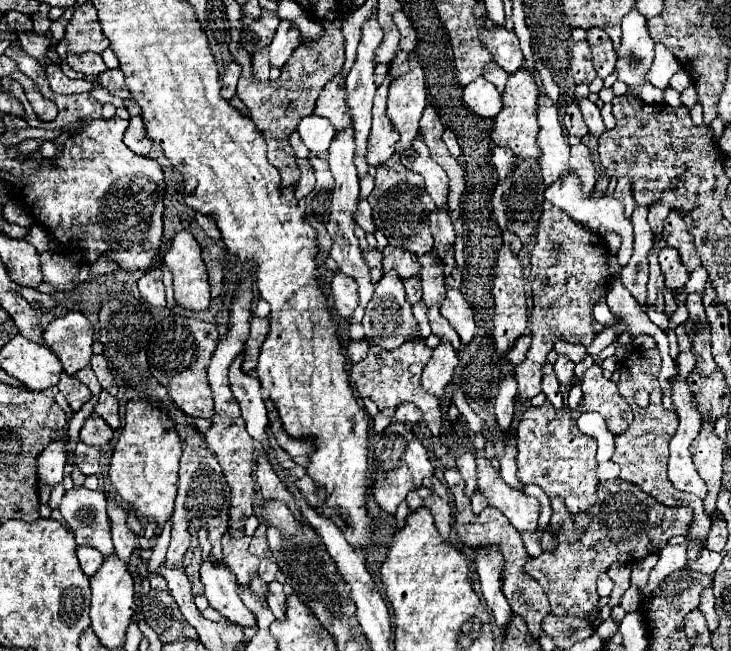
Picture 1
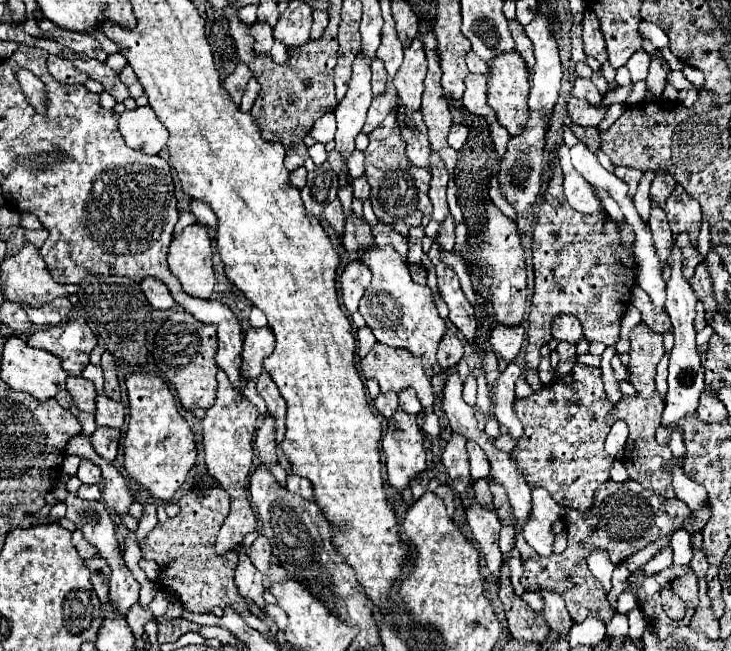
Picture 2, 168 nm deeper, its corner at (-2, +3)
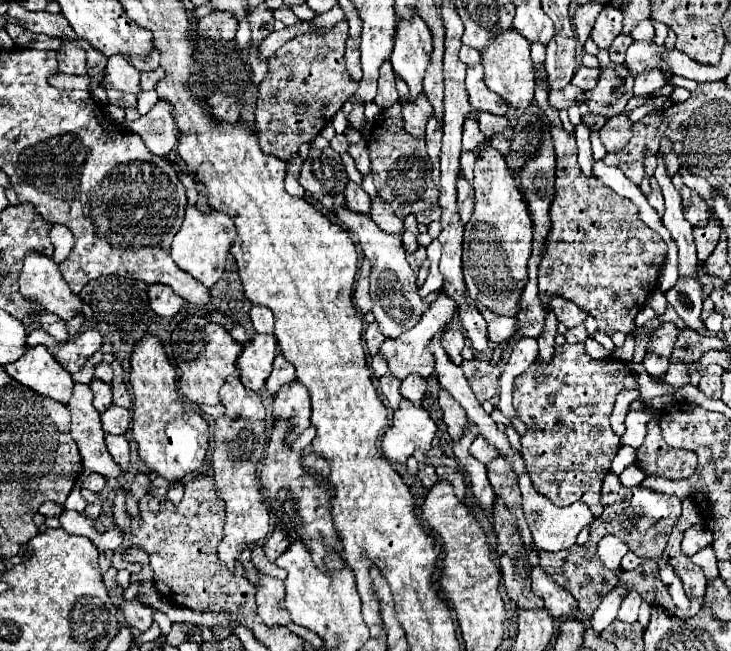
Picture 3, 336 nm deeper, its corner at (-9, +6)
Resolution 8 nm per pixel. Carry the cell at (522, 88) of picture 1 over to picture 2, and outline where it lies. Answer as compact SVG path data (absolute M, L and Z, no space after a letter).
M508 51L496 55L492 61L488 61L490 73L488 73L488 105L494 109L496 119L500 125L508 129L510 135L522 133L526 121L528 121L528 91L530 91L530 75L526 69L524 59L518 51Z

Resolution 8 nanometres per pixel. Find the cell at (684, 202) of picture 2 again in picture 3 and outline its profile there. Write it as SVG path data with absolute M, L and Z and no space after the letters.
M673 176L673 184L675 184L677 192L681 194L685 218L687 218L693 226L703 226L703 224L707 224L707 220L711 218L707 204L705 204L693 190L689 190L679 176Z

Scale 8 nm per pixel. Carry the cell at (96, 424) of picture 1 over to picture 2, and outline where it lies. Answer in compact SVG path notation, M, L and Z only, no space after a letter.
M98 427L92 435L92 445L96 453L108 461L114 461L118 455L118 441L120 441L120 429L112 427Z

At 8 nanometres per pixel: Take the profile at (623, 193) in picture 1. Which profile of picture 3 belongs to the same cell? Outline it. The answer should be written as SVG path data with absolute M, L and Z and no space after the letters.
M631 162L631 164L619 164L619 168L625 172L627 178L631 178L631 182L639 184L643 180L643 174L645 174L645 168L641 162Z

